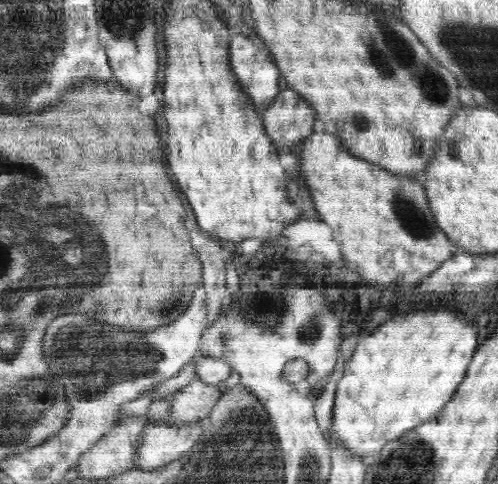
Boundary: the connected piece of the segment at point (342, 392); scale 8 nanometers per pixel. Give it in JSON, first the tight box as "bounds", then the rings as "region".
{"bounds":[323,308,479,458],"region":[[[428,308],[383,318],[372,336],[362,338],[336,387],[336,402],[331,427],[323,433],[328,448],[345,446],[351,454],[366,458],[378,454],[386,444],[399,439],[407,432],[428,420],[434,420],[452,399],[468,366],[479,348],[479,330],[472,319],[454,314],[450,308]]]}

